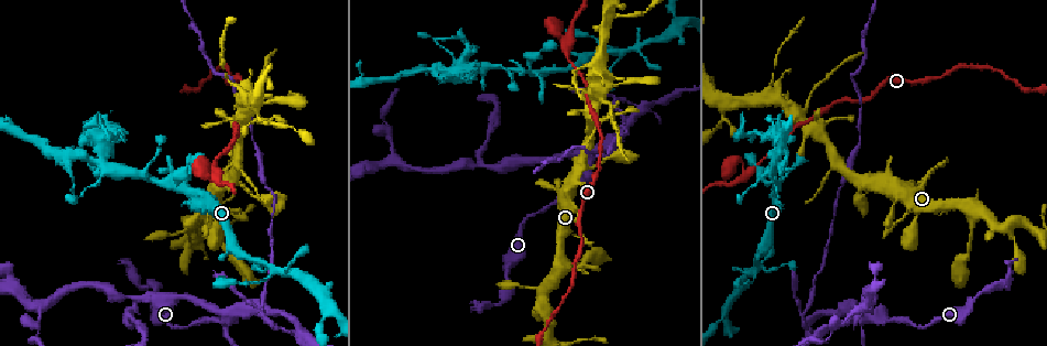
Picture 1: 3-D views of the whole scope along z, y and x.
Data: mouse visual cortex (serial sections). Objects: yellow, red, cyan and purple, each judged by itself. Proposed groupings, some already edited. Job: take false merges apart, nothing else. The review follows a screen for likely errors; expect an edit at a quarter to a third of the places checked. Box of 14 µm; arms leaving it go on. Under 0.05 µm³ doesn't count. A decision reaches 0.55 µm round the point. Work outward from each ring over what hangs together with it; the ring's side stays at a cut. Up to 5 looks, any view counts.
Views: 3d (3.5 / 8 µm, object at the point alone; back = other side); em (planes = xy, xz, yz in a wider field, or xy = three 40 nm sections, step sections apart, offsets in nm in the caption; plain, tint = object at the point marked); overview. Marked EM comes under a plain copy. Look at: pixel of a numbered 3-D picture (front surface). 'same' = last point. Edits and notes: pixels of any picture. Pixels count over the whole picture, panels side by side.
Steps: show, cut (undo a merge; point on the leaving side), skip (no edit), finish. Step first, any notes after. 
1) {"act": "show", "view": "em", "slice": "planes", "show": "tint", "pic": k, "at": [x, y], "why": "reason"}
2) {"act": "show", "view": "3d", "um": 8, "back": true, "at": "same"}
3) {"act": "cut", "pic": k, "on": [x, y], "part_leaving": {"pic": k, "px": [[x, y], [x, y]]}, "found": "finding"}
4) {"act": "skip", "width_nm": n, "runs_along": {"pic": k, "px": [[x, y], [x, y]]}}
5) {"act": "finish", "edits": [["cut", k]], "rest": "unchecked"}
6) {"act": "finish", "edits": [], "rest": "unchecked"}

{"act": "show", "view": "em", "slice": "xy", "step": 3, "show": "tint", "pic": 1, "at": [185, 191], "why": "a fork"}

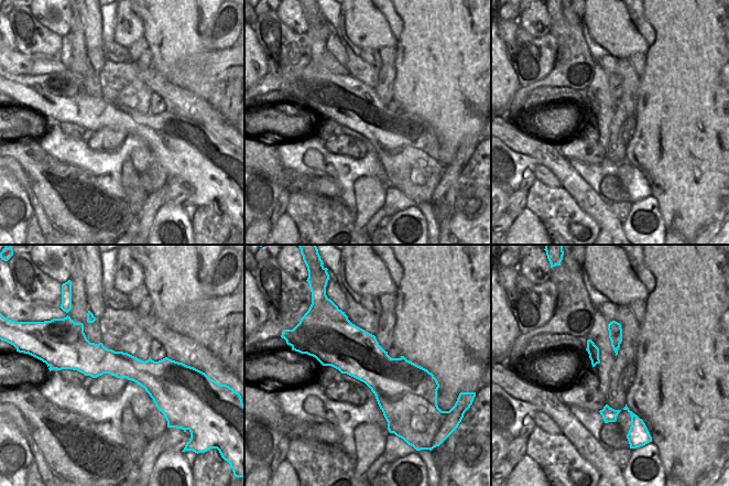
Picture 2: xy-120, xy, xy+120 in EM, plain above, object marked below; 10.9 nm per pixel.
{"act": "show", "view": "3d", "um": 3.5, "at": "same"}

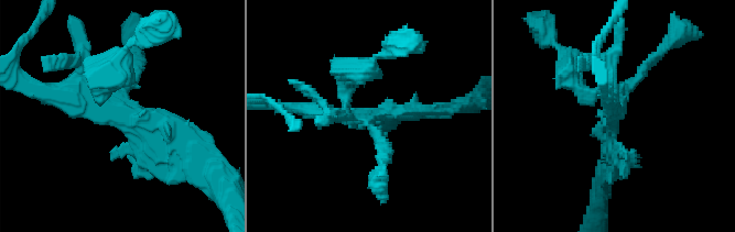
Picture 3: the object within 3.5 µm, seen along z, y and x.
{"act": "skip", "found": "one cell here"}

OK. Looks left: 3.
{"act": "show", "view": "3d", "um": 8, "pic": 1, "at": [234, 313], "why": "abrupt turn"}

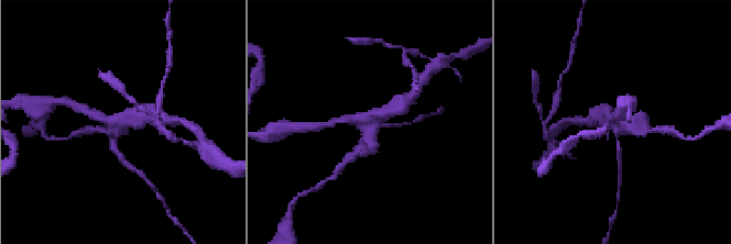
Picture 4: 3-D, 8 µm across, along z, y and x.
{"act": "show", "view": "em", "slice": "xy", "step": 3, "show": "tint", "pic": 4, "at": [124, 124], "arms": 3, "arm_widths_nm": [300, 400, 400]}

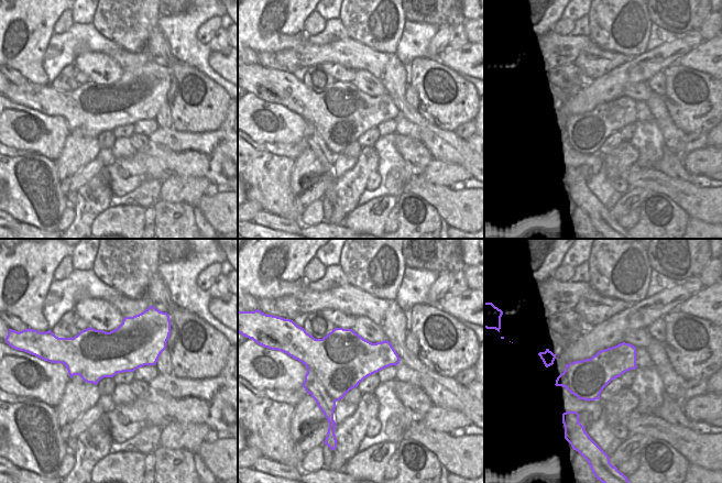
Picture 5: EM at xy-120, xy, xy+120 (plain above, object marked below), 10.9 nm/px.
{"act": "cut", "pic": 4, "on": [121, 157], "found": "a second cell is stuck on"}

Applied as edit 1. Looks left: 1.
{"act": "finish", "edits": [["cut", 4]], "rest": "unchecked"}

